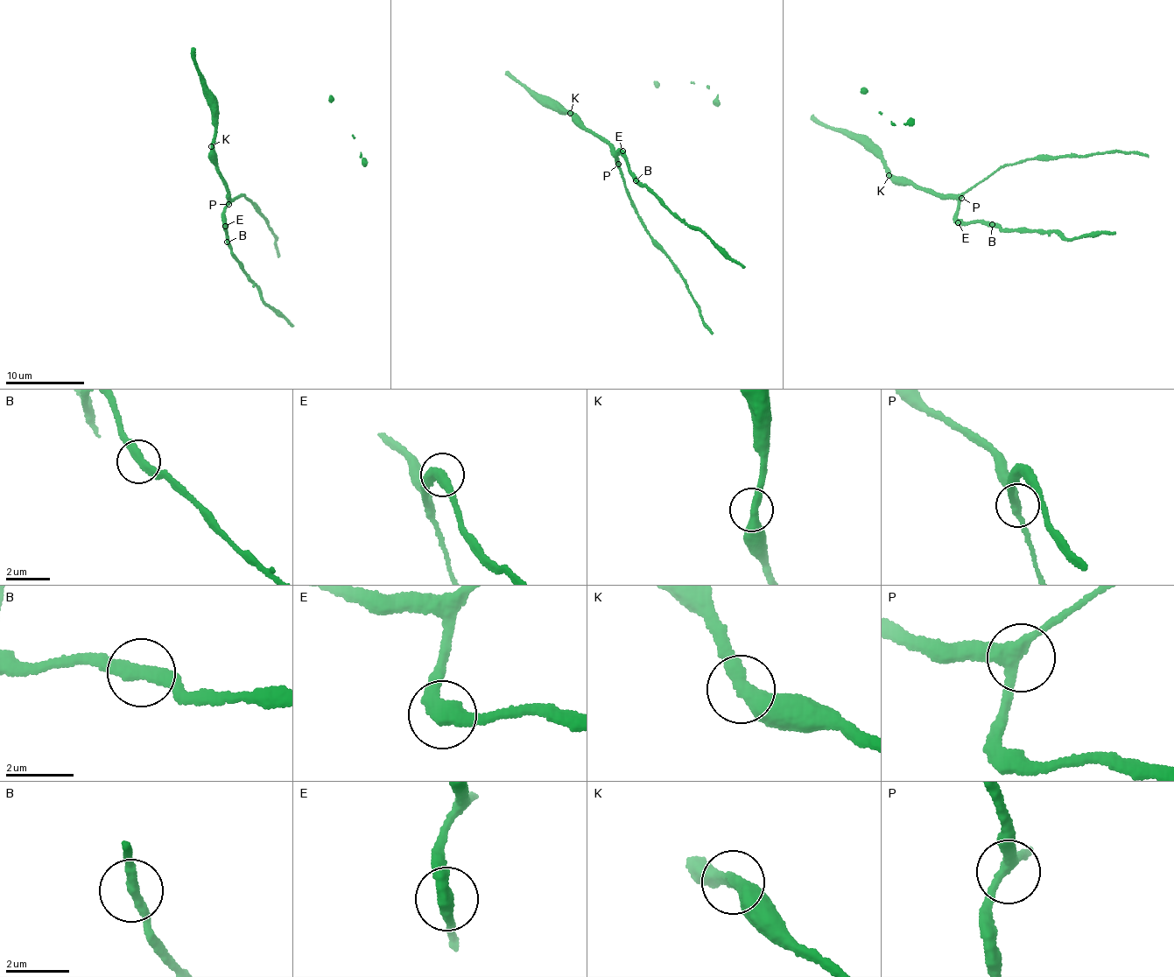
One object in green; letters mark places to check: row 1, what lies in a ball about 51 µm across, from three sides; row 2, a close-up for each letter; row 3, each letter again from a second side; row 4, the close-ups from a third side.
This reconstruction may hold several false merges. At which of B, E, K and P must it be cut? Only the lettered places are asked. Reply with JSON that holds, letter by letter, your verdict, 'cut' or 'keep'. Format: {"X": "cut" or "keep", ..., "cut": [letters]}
{"B": "keep", "E": "keep", "K": "keep", "P": "keep", "cut": []}

